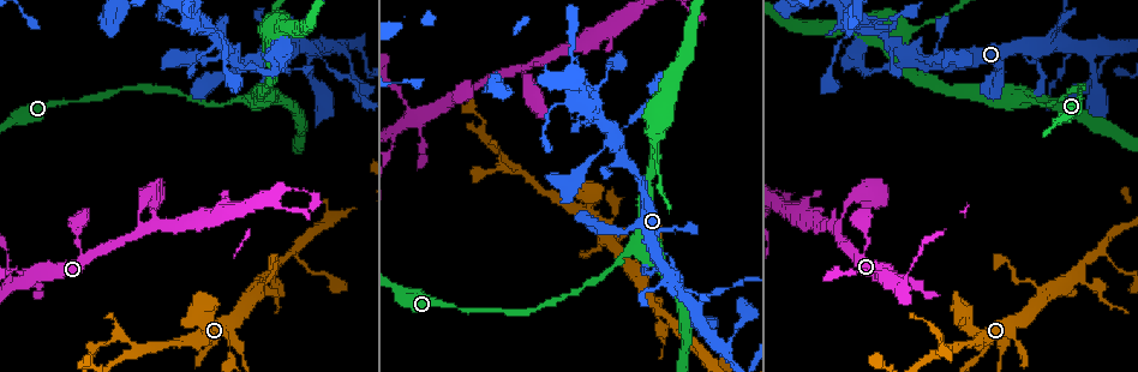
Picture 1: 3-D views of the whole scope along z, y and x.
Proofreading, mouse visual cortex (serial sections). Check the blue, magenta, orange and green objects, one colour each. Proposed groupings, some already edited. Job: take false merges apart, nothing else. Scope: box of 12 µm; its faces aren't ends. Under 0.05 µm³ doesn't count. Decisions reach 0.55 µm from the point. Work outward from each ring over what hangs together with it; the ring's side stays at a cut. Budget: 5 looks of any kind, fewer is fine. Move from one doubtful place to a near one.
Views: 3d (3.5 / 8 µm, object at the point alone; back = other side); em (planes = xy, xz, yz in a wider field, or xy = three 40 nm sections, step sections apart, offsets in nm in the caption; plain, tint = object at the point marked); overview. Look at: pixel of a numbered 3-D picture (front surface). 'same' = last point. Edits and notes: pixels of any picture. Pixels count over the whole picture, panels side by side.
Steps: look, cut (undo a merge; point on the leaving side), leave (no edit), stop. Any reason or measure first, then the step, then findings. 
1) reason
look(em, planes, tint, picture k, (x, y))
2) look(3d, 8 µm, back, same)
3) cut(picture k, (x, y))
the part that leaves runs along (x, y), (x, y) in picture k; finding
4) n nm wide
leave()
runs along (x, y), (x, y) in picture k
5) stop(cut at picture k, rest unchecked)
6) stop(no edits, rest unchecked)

thin arm on a thick one
look(3d, 3.5 µm, picture 1, (627, 247))

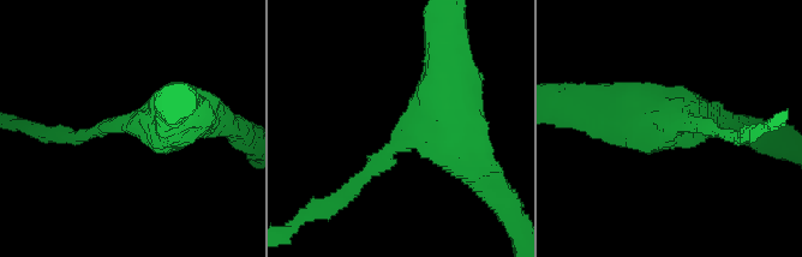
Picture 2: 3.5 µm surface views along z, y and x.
3 arms; arms of 200, 600, 700 nm
look(em, xy, step 5, tint, picture 2, (675, 124))

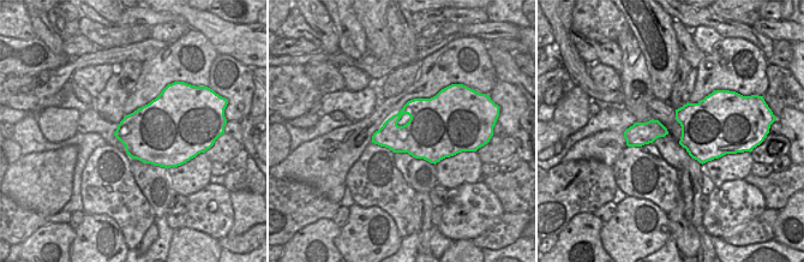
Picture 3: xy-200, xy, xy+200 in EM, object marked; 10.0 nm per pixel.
leave()
runs along (349, 190), (446, 105), (446, 77) in picture 2; one cell here

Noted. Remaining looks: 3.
thick turns thin
look(3d, 3.5 µm, picture 1, (913, 26))

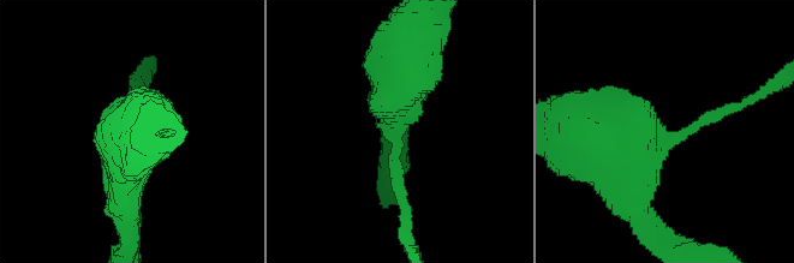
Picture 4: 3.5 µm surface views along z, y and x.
arms of 200, 600 nm; now the EM
look(em, planes, tint, picture 4, (396, 136))

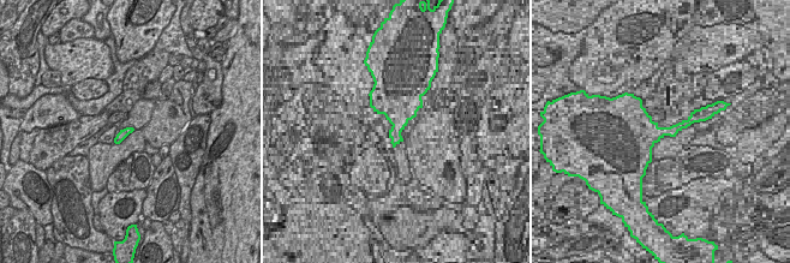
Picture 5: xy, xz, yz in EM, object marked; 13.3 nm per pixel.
leave()
runs along (622, 174), (640, 135), (686, 135), (741, 105) in picture 4; one cell here

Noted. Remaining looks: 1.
stop(no edits, rest unchecked)

